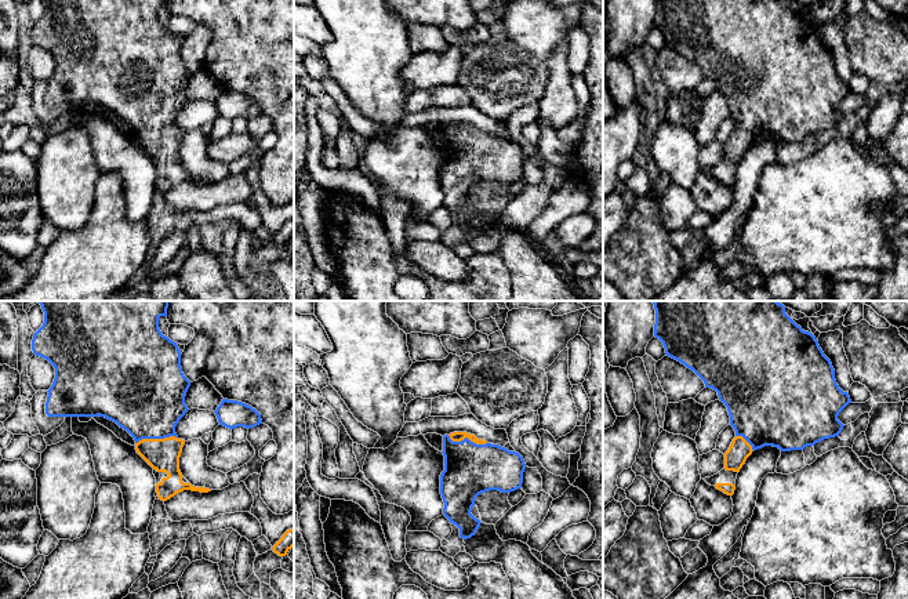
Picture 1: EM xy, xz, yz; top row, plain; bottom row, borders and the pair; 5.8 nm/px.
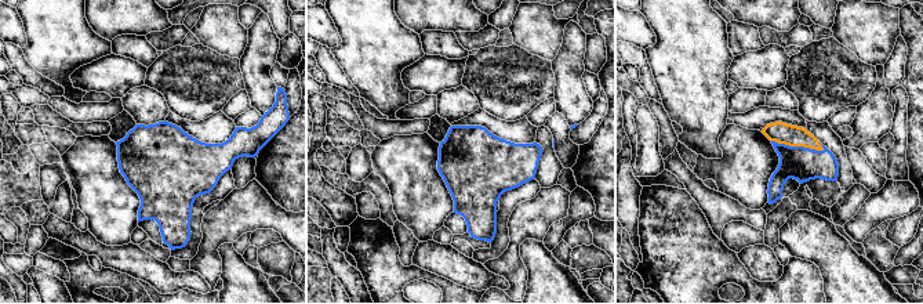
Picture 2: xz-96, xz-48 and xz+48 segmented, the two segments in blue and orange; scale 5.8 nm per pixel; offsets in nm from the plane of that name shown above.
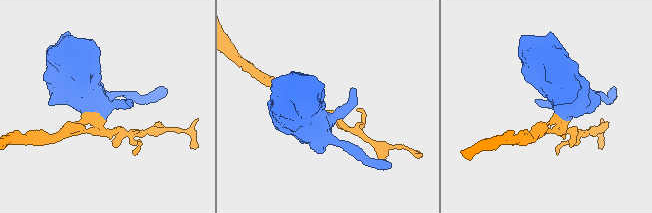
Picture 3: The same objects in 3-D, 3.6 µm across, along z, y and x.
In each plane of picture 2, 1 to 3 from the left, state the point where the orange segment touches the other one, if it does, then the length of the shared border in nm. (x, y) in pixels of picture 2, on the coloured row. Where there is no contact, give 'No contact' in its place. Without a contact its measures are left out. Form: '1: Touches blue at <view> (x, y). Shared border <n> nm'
1: No contact
2: No contact
3: Touches blue at xz+48 (798, 147). Shared border 320 nm

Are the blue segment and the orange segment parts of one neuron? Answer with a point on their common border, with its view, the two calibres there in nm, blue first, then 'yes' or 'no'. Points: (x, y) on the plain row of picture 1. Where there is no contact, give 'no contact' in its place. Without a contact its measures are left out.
xy (156, 129) | 460/190 nm | yes

